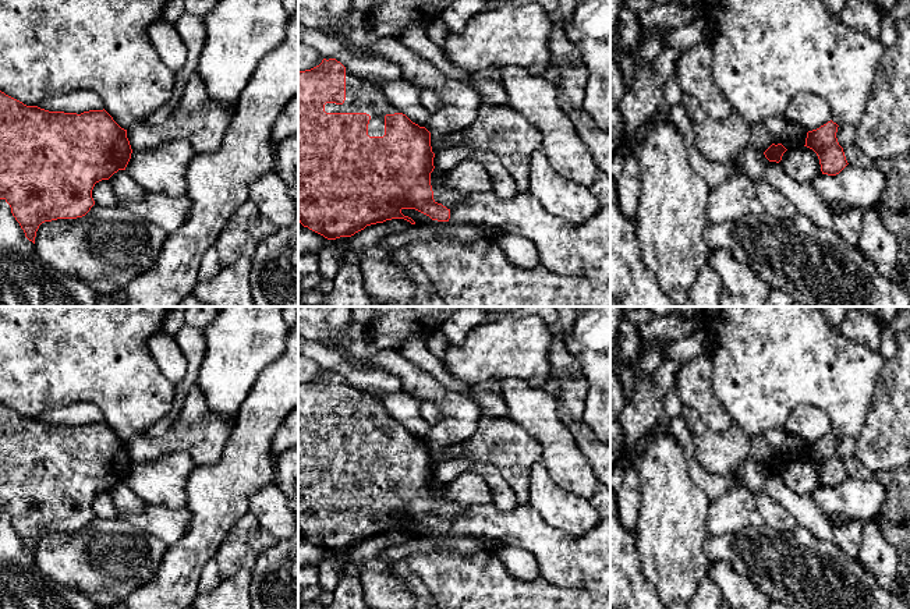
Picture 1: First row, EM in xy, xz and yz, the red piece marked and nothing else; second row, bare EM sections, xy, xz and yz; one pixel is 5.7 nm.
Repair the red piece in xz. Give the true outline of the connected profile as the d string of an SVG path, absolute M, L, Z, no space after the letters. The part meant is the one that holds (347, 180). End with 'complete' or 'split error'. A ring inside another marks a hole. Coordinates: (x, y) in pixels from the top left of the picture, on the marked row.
M323 59L314 68L298 71L298 222L304 227L336 240L392 219L415 224L401 213L403 209L415 209L432 220L449 222L450 209L433 199L433 157L431 132L400 113L375 82L351 74L336 59Z; split error

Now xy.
M0 91L0 199L10 205L25 237L33 244L42 223L85 216L95 205L92 198L95 184L109 180L118 170L125 170L131 153L127 130L121 128L105 109L81 114L49 111L26 106Z; complete

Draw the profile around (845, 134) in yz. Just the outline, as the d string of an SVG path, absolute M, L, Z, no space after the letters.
M854 125L838 127L836 138L842 148L853 145L854 137L856 137Z

